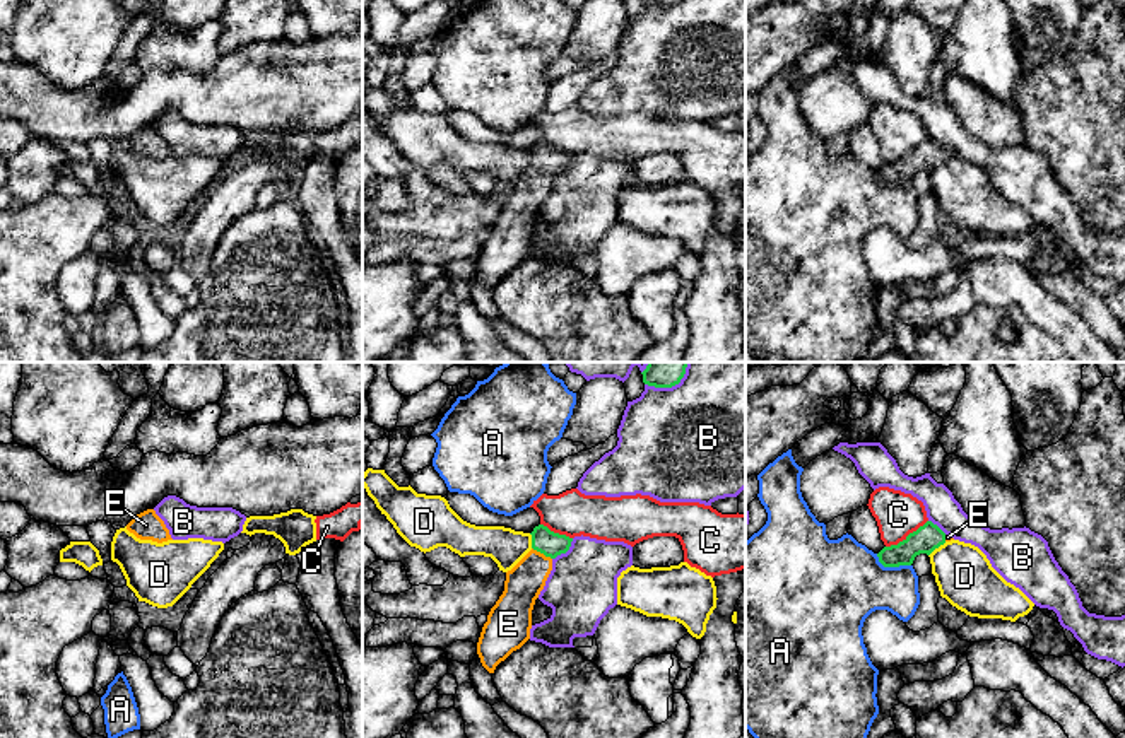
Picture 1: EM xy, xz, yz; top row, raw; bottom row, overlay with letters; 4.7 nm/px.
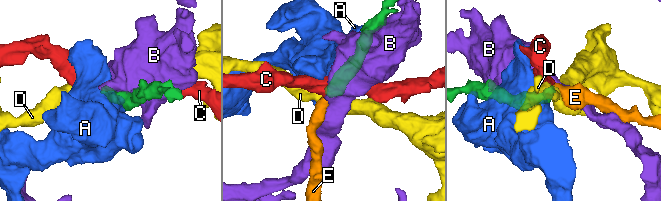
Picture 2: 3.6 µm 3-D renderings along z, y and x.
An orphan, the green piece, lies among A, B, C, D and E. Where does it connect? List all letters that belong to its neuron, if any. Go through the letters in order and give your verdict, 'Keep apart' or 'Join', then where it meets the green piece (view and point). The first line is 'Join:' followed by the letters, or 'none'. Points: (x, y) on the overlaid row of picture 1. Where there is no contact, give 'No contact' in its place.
Join: E
A: Keep apart. Touches green at yz (891, 566)
B: Keep apart. Touches green at xz (565, 552)
C: Keep apart. Touches green at yz (908, 535)
D: Keep apart. Touches green at yz (937, 547)
E: Join. Touches green at xz (542, 552)

